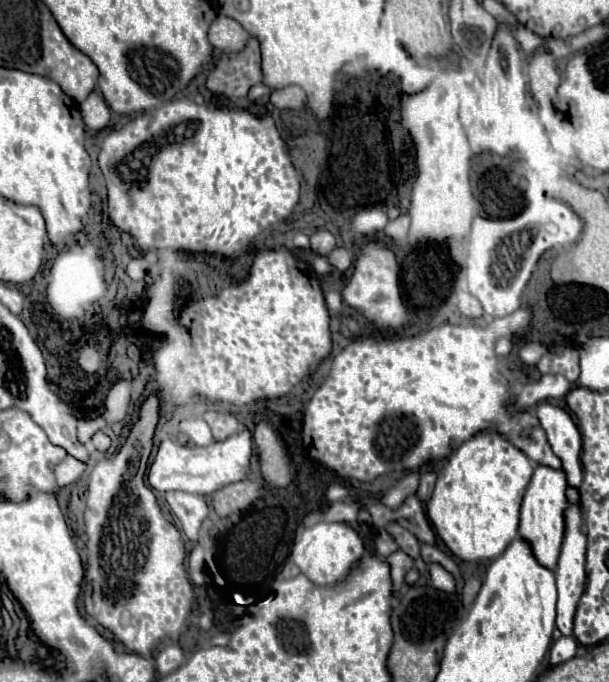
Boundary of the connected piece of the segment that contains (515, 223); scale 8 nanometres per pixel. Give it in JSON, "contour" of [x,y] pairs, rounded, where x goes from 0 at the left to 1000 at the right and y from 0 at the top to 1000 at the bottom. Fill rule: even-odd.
{"contour":[[[913,292],[870,295],[864,298],[864,306],[857,306],[851,315],[841,306],[837,321],[778,321],[765,380],[768,427],[791,444],[801,465],[814,468],[844,459],[857,447],[860,421],[870,412],[887,374],[910,359],[943,356],[952,339],[952,318],[929,298]]]}

